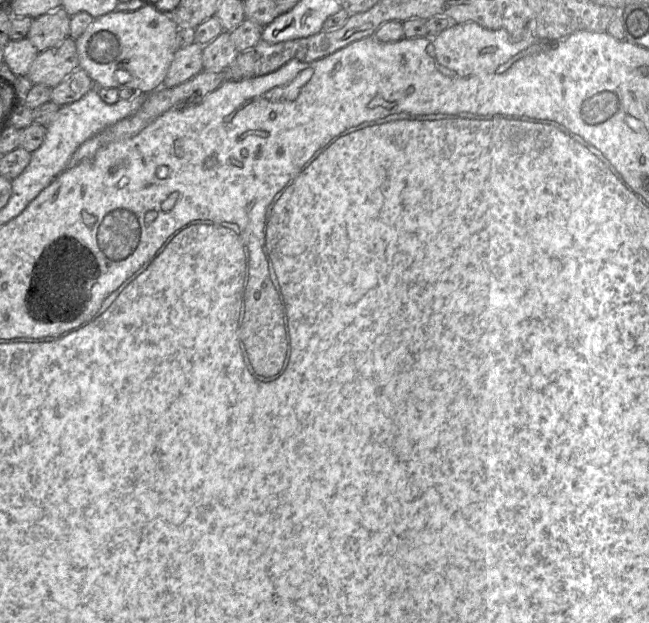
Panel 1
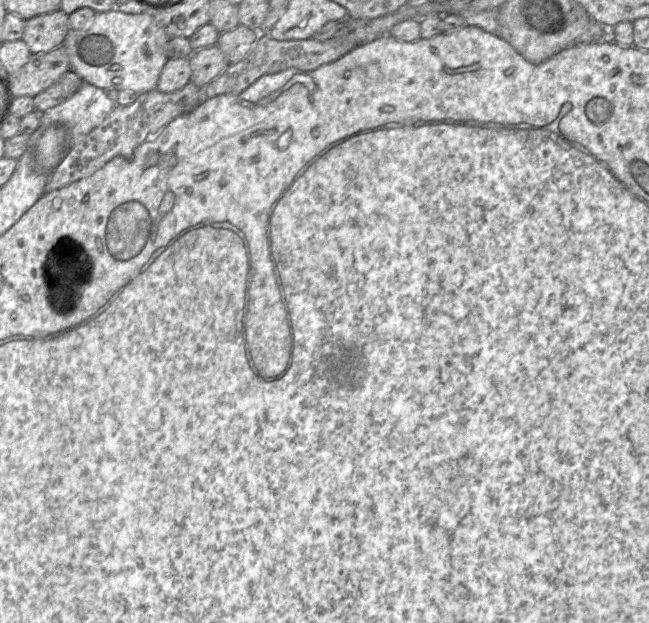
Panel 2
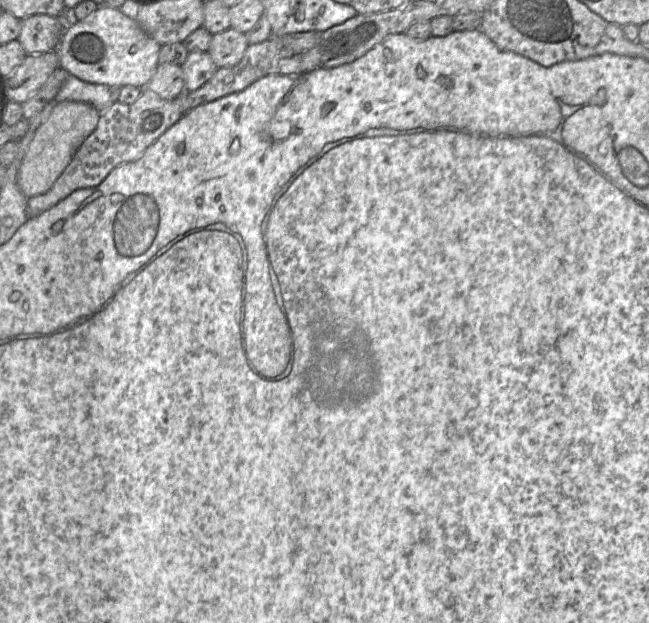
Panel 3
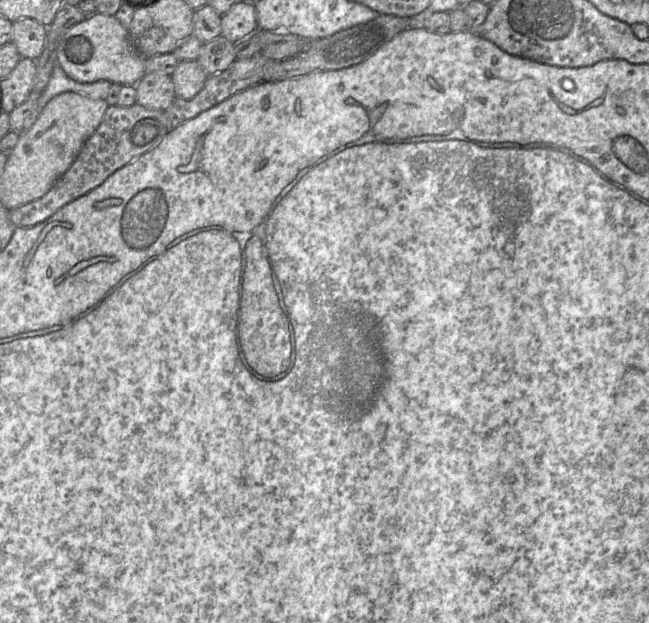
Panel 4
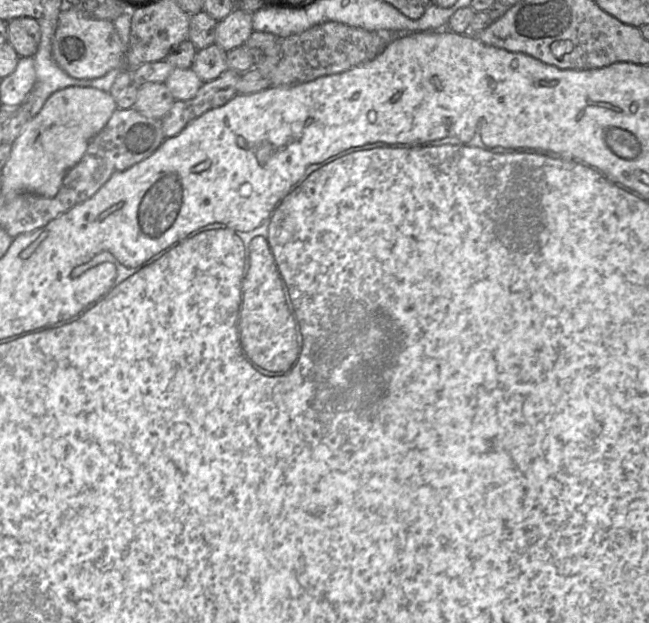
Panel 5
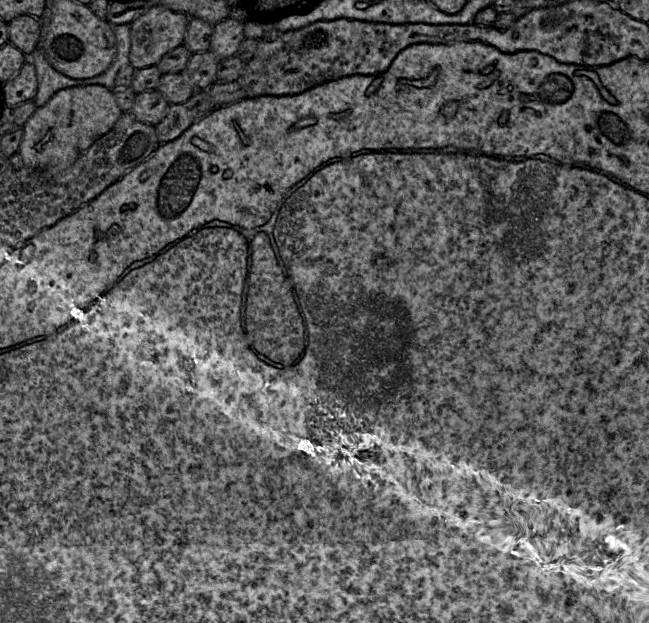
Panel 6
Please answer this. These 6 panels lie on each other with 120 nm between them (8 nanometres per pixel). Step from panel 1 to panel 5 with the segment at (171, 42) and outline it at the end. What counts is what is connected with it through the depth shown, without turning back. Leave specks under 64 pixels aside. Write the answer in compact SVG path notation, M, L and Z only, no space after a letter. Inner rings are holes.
M66 5L58 18L52 55L57 65L69 76L91 80L115 68L122 68L126 51L113 21L84 18L76 7Z

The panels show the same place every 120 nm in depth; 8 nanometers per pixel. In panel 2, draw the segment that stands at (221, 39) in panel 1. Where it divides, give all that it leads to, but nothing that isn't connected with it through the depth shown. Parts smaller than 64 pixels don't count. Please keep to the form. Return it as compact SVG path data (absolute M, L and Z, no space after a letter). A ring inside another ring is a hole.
M217 45L196 50L189 57L191 82L203 87L216 79L229 65Z

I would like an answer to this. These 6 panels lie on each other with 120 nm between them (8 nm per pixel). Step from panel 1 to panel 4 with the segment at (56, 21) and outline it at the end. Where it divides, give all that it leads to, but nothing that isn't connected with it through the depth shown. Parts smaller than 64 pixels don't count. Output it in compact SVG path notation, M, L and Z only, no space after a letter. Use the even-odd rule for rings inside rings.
M31 18L13 22L12 42L21 57L37 60L44 49L48 27Z

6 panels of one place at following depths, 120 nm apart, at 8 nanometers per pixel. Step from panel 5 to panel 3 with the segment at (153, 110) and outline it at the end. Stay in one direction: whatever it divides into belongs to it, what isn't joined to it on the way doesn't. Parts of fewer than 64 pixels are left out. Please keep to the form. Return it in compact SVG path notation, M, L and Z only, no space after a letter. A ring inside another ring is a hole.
M159 64L145 87L163 99L175 99L185 92L185 76L178 65Z

